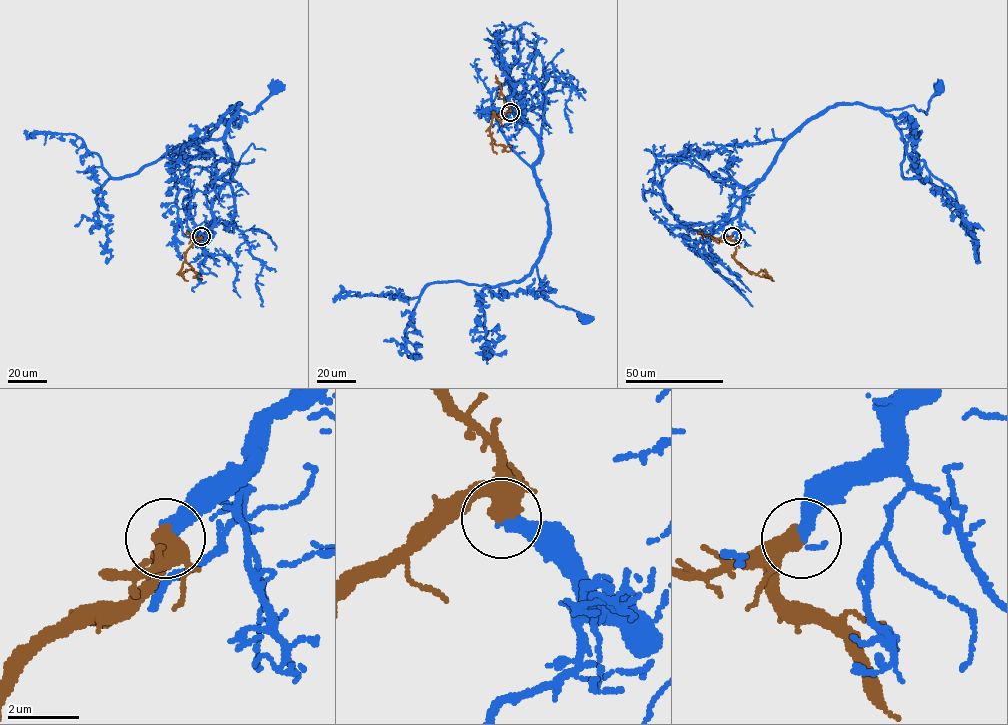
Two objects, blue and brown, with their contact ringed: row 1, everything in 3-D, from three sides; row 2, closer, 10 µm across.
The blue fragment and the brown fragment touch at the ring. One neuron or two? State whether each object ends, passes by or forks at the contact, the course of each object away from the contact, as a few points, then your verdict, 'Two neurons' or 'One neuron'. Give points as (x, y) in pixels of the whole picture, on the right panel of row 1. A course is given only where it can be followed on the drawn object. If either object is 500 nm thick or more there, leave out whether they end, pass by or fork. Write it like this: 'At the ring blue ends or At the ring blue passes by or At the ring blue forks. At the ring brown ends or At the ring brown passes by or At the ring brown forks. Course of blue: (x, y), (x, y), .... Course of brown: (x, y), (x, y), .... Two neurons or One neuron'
Course of blue: (732, 236), (746, 190), (804, 125), (841, 104), (884, 110), (913, 105), (926, 113), (940, 86). Course of brown: (732, 236), (735, 243), (734, 258), (749, 271), (758, 274), (764, 269), (770, 278). One neuron

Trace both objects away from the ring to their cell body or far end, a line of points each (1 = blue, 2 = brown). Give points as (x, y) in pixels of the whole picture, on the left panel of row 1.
1: (201, 236), (210, 226), (212, 201), (230, 179), (225, 131), (239, 104), (227, 110), (254, 113), (278, 86)
2: (201, 236), (187, 250), (180, 272), (192, 269), (197, 278), (201, 278)

